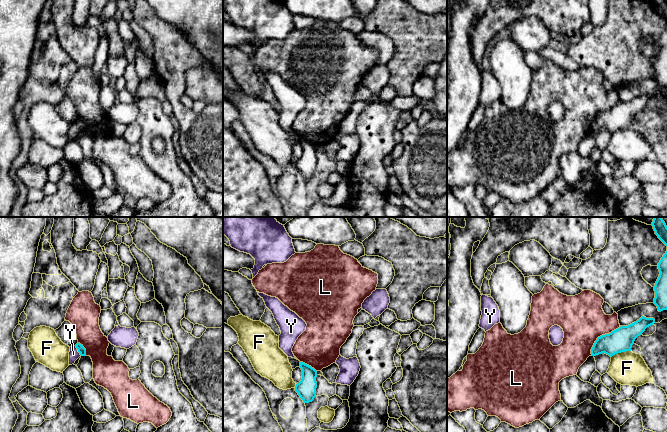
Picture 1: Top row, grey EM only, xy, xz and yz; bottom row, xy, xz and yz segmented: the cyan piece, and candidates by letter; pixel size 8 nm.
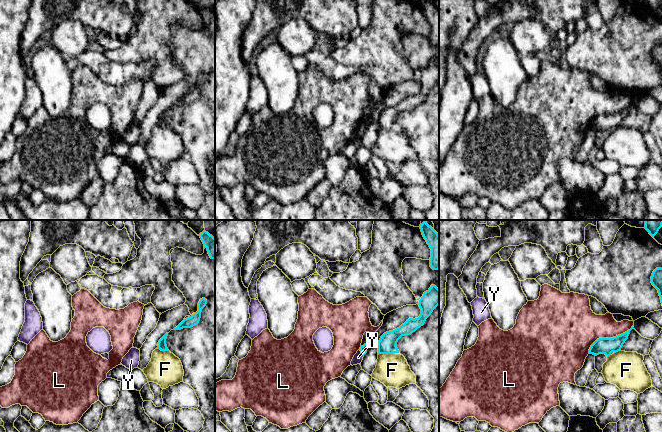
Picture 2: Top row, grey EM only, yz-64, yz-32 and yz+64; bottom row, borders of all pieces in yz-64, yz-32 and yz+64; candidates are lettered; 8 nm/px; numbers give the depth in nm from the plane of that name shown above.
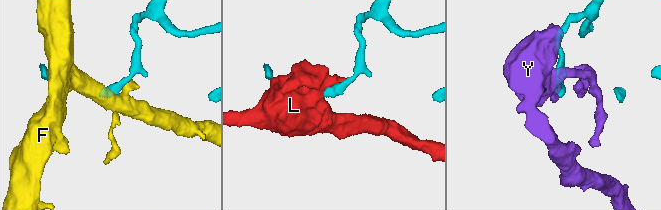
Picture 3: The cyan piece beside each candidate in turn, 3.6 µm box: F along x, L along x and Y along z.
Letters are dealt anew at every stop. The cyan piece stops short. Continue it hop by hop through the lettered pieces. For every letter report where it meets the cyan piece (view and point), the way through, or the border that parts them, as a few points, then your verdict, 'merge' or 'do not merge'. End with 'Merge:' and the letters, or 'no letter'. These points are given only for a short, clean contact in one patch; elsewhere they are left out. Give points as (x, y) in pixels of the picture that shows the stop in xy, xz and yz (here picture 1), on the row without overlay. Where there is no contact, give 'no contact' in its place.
F: meets cyan in yz at (620, 128); do not merge
L: meets cyan in yz at (602, 111); border along yz (621, 102), (600, 111), (590, 129); do not merge
Y: meets cyan in xy at (77, 125); runs through xy (80, 124), (77, 125), (73, 130); merge
Merge: Y

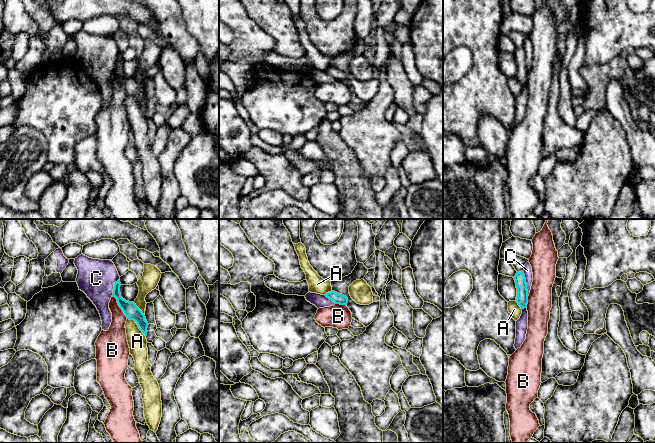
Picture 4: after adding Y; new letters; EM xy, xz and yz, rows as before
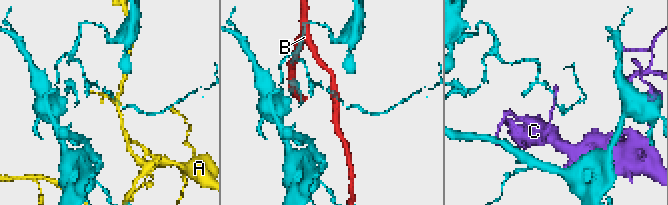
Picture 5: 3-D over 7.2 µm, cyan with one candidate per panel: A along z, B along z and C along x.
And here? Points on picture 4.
A: meets cyan in xy at (137, 100); do not merge
B: meets cyan in xy at (119, 82); do not merge
C: meets cyan in yz at (526, 59); do not merge
Merge: no letter

